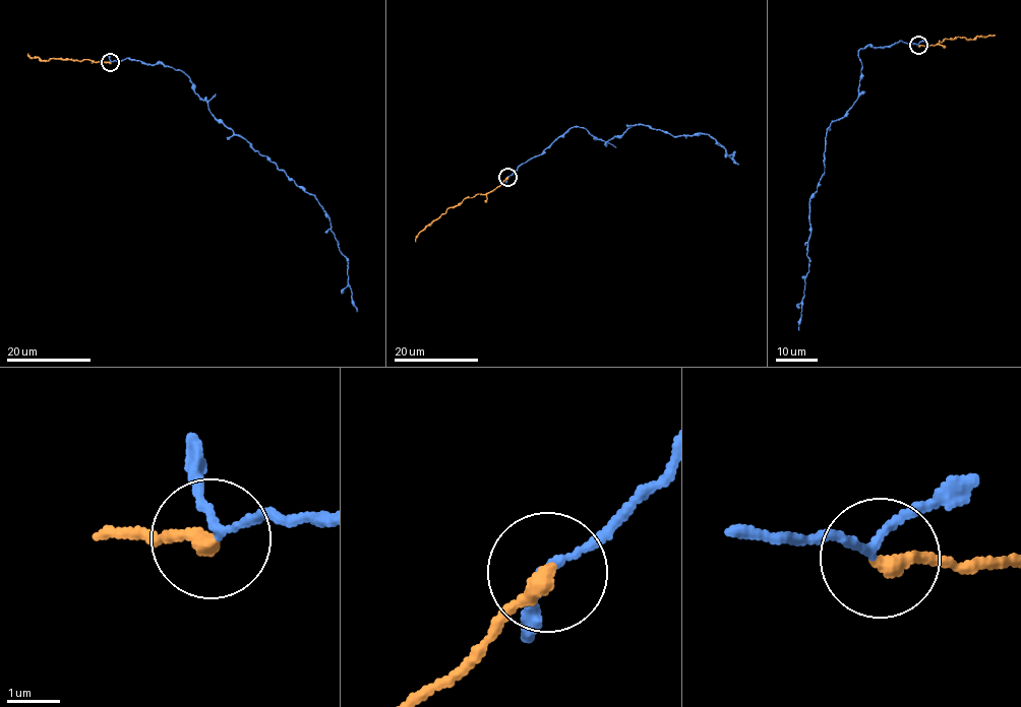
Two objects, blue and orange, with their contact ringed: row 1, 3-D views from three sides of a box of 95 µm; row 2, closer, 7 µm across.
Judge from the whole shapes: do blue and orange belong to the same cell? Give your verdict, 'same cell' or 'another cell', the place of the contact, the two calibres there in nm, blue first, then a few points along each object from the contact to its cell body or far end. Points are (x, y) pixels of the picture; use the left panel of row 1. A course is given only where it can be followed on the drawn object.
same cell; at (110, 62); 130 nm thick on the blue side, 300 nm on the other; blue runs (110, 61), (127, 58), (180, 69), (217, 119), (314, 196), (347, 259), (349, 286), (357, 312); orange runs (110, 62), (55, 58), (40, 60), (27, 54)

